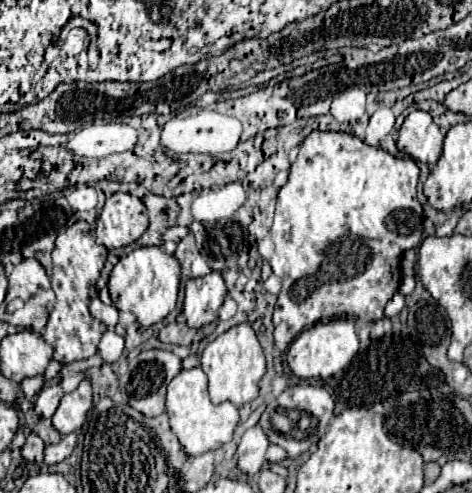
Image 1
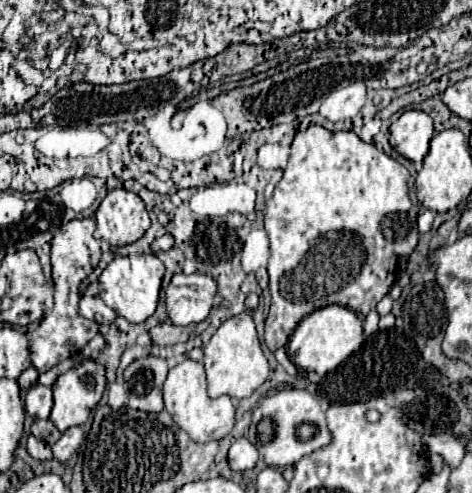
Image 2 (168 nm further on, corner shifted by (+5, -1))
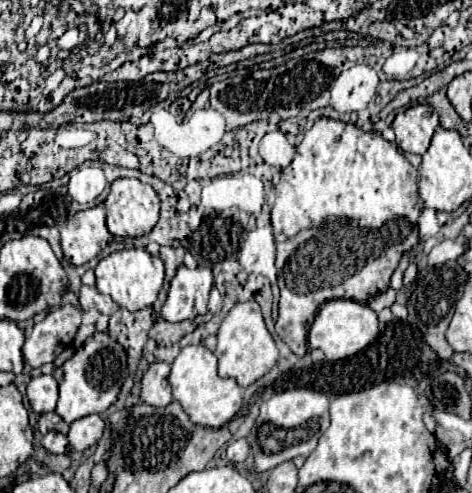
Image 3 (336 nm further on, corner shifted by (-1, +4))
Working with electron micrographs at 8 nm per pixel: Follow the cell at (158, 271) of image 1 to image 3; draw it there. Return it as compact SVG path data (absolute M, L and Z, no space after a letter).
M131 248L131 250L113 252L111 256L103 258L95 268L95 278L97 278L97 290L101 294L111 296L121 308L137 312L155 304L157 294L163 286L165 266L159 256L151 256L147 250Z

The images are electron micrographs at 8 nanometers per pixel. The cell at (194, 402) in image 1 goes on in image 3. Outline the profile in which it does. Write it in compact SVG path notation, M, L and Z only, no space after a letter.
M189 344L179 352L171 366L169 384L173 388L173 398L183 406L185 414L193 424L221 428L241 410L243 390L235 384L235 380L219 378L217 358L203 344Z

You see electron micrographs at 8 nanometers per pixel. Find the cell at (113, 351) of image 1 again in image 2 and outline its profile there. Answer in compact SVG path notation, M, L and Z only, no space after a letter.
M97 333L97 335L95 335L95 337L84 346L81 354L87 358L94 357L95 354L98 354L101 349L103 349L103 347L105 347L105 339L103 339L101 333Z

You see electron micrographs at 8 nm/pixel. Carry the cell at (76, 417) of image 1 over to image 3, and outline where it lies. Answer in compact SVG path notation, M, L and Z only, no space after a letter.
M97 332L91 340L87 340L87 344L83 344L83 348L75 352L71 360L53 372L53 378L59 384L59 402L55 412L67 424L89 414L103 414L117 400L119 388L125 380L125 364L127 354L123 348L109 334Z

